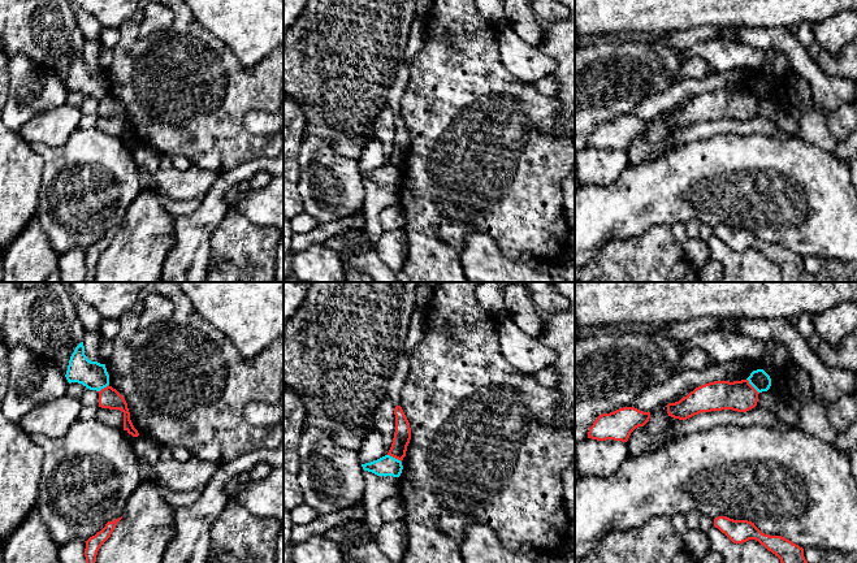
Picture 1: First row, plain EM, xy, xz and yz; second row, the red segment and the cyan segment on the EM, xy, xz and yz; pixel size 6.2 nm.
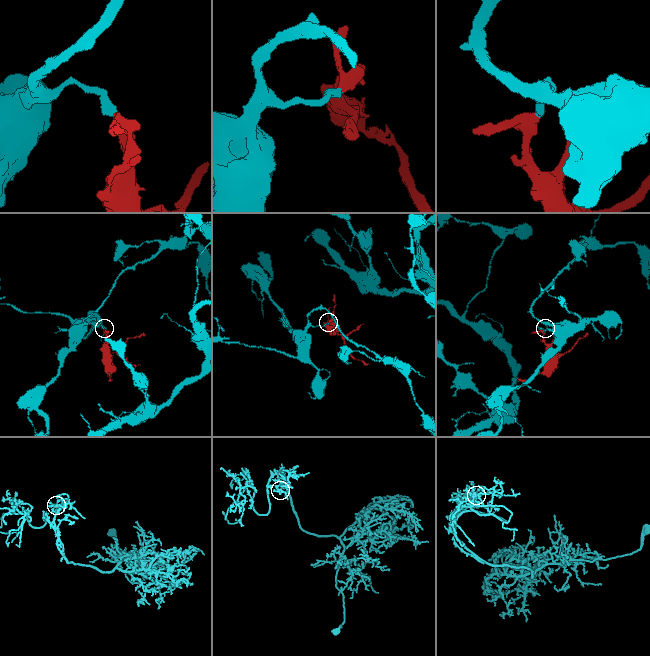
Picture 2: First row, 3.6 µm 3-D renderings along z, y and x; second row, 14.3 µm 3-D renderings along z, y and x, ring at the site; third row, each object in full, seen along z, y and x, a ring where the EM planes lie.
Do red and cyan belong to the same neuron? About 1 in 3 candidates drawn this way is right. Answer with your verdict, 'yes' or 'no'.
no

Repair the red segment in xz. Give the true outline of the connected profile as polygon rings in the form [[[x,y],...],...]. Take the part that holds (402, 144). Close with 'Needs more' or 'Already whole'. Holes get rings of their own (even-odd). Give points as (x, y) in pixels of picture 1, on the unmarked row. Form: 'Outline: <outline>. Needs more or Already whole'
Outline: [[[397,114],[394,117],[394,124],[395,124],[395,142],[388,164],[402,170],[403,166],[406,165],[407,155],[411,148],[411,137],[401,114]]]. Already whole

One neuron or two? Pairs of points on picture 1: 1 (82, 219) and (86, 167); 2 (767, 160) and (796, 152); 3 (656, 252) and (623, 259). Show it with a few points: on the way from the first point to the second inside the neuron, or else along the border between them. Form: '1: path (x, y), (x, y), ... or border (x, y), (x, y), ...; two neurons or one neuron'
1: path (82, 206), (86, 180); one neuron
2: path (774, 160), (790, 159); one neuron
3: path (648, 259), (631, 259); one neuron

